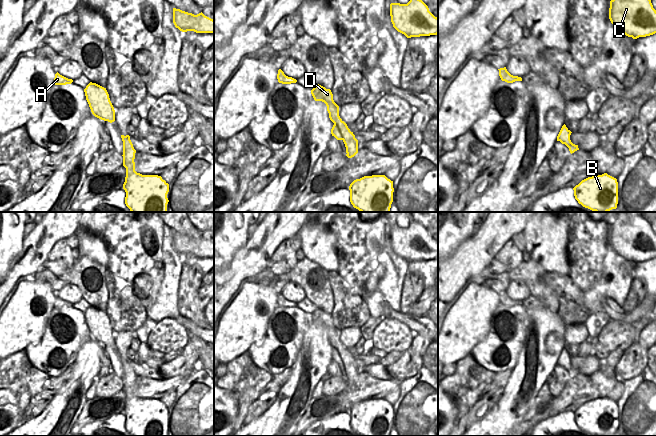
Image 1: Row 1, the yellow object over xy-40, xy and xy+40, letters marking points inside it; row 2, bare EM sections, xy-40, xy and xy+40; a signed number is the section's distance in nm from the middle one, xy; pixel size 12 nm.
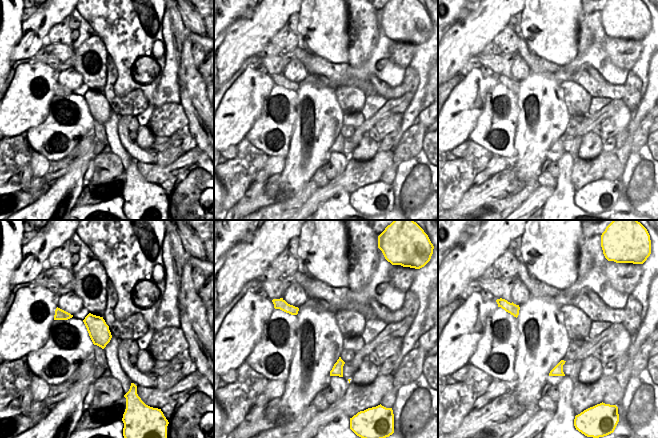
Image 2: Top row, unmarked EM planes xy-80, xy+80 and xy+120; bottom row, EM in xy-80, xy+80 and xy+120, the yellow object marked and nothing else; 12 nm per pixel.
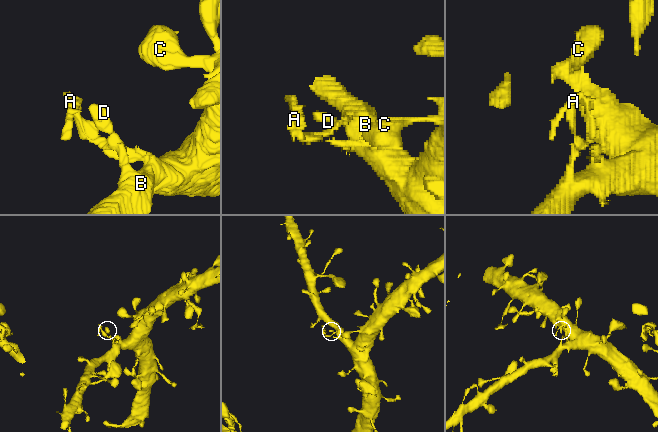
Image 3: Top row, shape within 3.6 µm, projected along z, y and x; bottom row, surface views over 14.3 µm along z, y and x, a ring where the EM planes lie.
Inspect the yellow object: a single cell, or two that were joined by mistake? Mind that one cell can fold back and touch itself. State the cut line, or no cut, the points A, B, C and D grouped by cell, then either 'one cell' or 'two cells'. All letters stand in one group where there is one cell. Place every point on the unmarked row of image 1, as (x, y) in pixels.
cut none; groups A B C D; one cell

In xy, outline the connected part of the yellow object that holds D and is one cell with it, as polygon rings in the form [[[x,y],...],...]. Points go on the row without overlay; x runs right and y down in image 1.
[[[317,308],[311,314],[311,318],[315,325],[322,325],[326,328],[329,342],[334,347],[331,353],[332,360],[344,366],[348,382],[354,381],[358,377],[358,364],[347,348],[340,342],[339,330],[334,326],[331,314]]]

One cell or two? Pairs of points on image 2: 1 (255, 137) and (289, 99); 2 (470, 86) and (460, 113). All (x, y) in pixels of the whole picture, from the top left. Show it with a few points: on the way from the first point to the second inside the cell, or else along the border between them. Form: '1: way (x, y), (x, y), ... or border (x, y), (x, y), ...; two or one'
1: way (268, 131), (278, 123), (284, 122), (289, 112); one
2: way (470, 93), (463, 106); one

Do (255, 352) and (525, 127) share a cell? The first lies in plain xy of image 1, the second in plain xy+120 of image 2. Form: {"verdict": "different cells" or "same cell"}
{"verdict": "different cells"}

